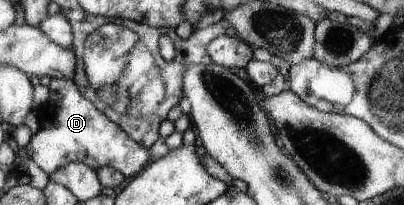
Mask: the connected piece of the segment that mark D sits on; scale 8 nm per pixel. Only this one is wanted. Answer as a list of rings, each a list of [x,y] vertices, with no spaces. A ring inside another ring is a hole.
[[[52,79],[48,88],[50,97],[45,109],[51,119],[40,122],[40,129],[31,134],[22,145],[28,156],[49,177],[69,163],[83,163],[94,171],[108,166],[122,171],[128,177],[135,176],[145,166],[149,149],[135,142],[119,125],[113,123],[91,101],[83,97],[75,81]]]

